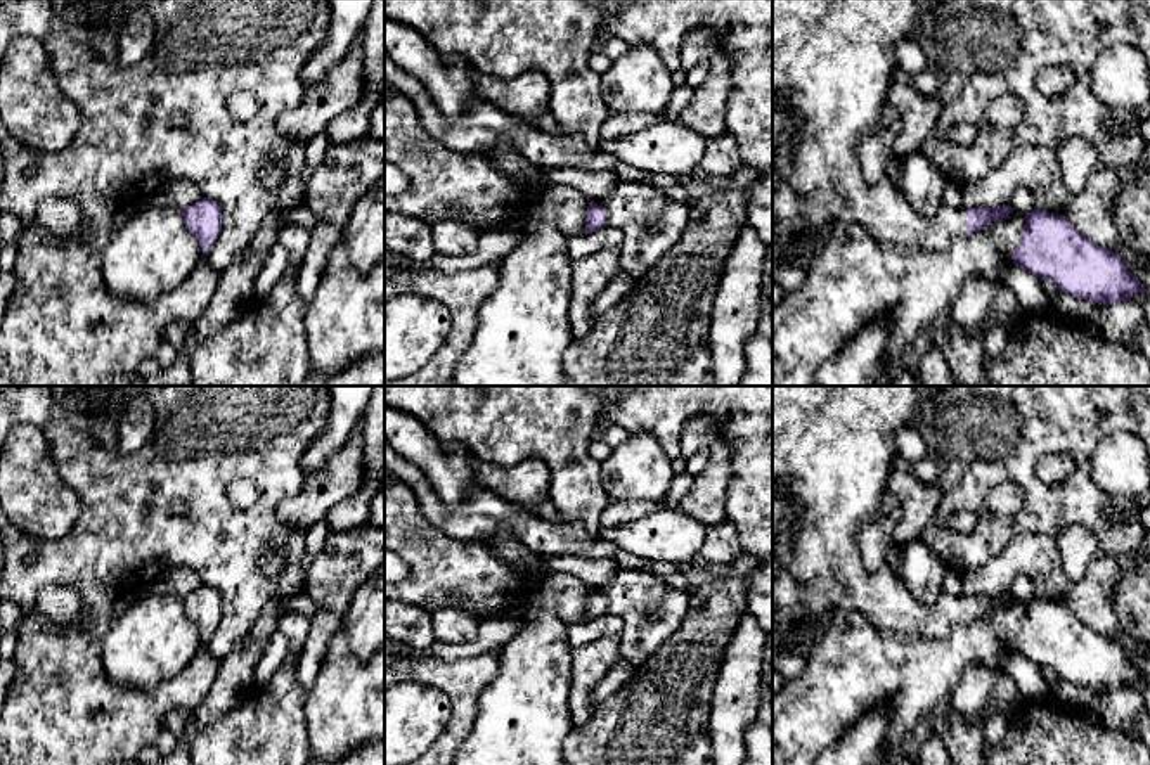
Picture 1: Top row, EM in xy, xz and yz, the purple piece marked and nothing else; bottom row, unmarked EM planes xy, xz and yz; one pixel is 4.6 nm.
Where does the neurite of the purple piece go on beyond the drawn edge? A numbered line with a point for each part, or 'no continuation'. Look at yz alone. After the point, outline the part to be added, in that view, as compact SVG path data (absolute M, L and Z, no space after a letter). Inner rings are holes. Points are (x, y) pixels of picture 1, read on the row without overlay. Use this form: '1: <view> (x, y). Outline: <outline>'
1: yz (833, 447). Outline: M772 386L772 659L797 633L835 611L862 613L885 632L946 637L966 621L966 595L942 592L934 604L914 599L885 562L869 571L859 556L857 535L876 521L897 452L895 434L909 426L921 398L934 386Z

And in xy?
no continuation

